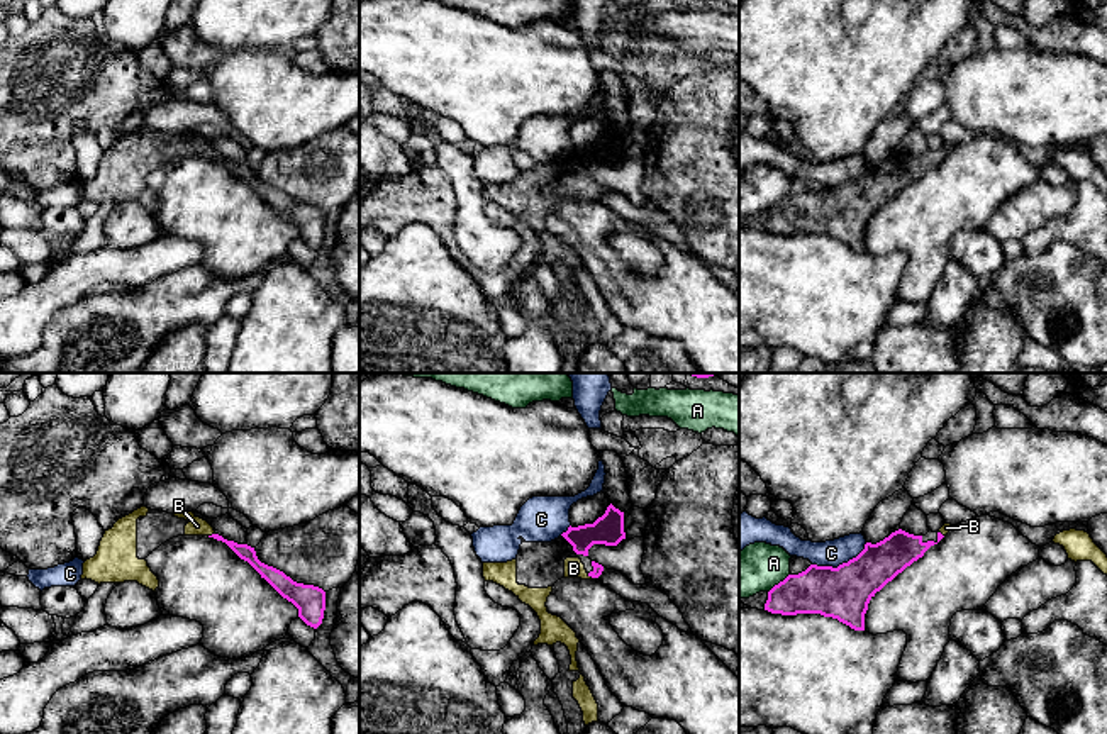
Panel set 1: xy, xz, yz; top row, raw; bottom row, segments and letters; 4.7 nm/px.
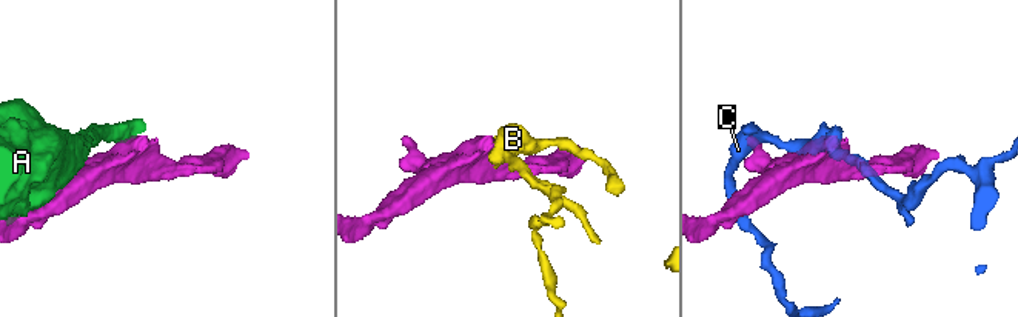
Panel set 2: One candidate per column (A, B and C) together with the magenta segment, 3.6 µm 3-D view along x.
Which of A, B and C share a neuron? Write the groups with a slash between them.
A / B / C

